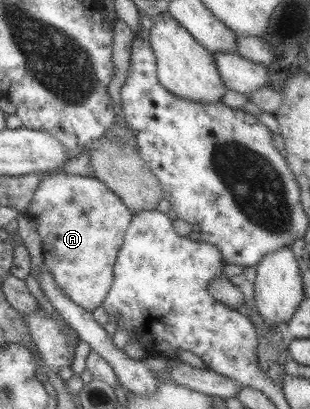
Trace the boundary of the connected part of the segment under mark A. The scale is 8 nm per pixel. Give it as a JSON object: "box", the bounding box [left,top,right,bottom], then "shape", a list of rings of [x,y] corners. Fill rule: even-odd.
{"box":[26,172,132,312],"shape":[[[51,172],[40,178],[26,215],[35,224],[41,241],[43,263],[47,265],[59,290],[69,301],[92,312],[102,304],[111,286],[113,263],[132,219],[131,211],[99,179],[66,172]]]}

